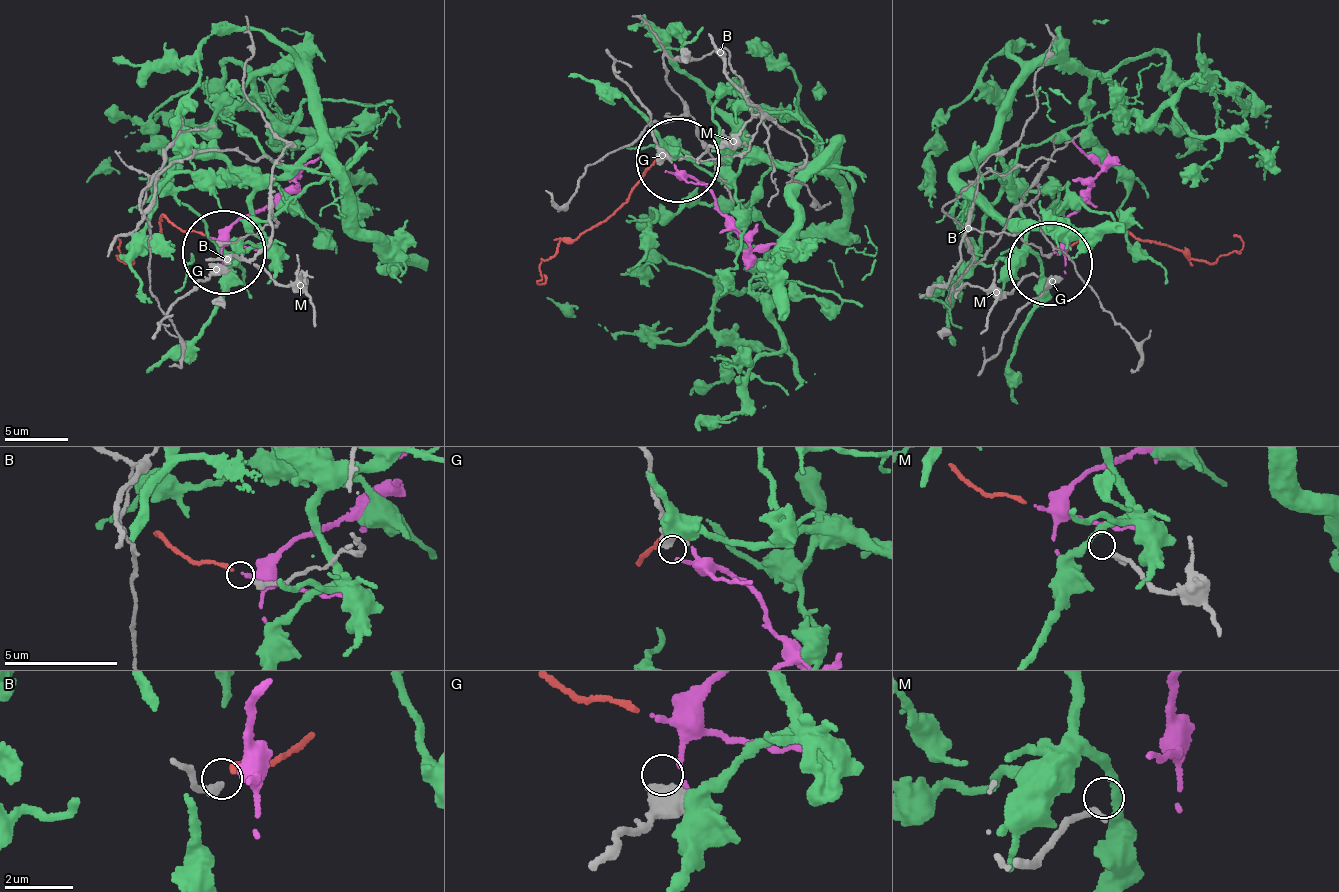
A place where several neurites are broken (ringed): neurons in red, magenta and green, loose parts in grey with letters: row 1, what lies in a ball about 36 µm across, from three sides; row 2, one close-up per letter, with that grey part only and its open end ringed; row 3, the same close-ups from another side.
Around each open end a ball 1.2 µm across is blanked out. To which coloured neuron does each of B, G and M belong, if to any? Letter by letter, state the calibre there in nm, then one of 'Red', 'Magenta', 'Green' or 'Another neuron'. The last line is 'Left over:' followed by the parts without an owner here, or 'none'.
B: Thickness 240 nm. Red
G: Thickness 600 nm. Another neuron
M: Thickness 220 nm. Another neuron
Left over: G, M

